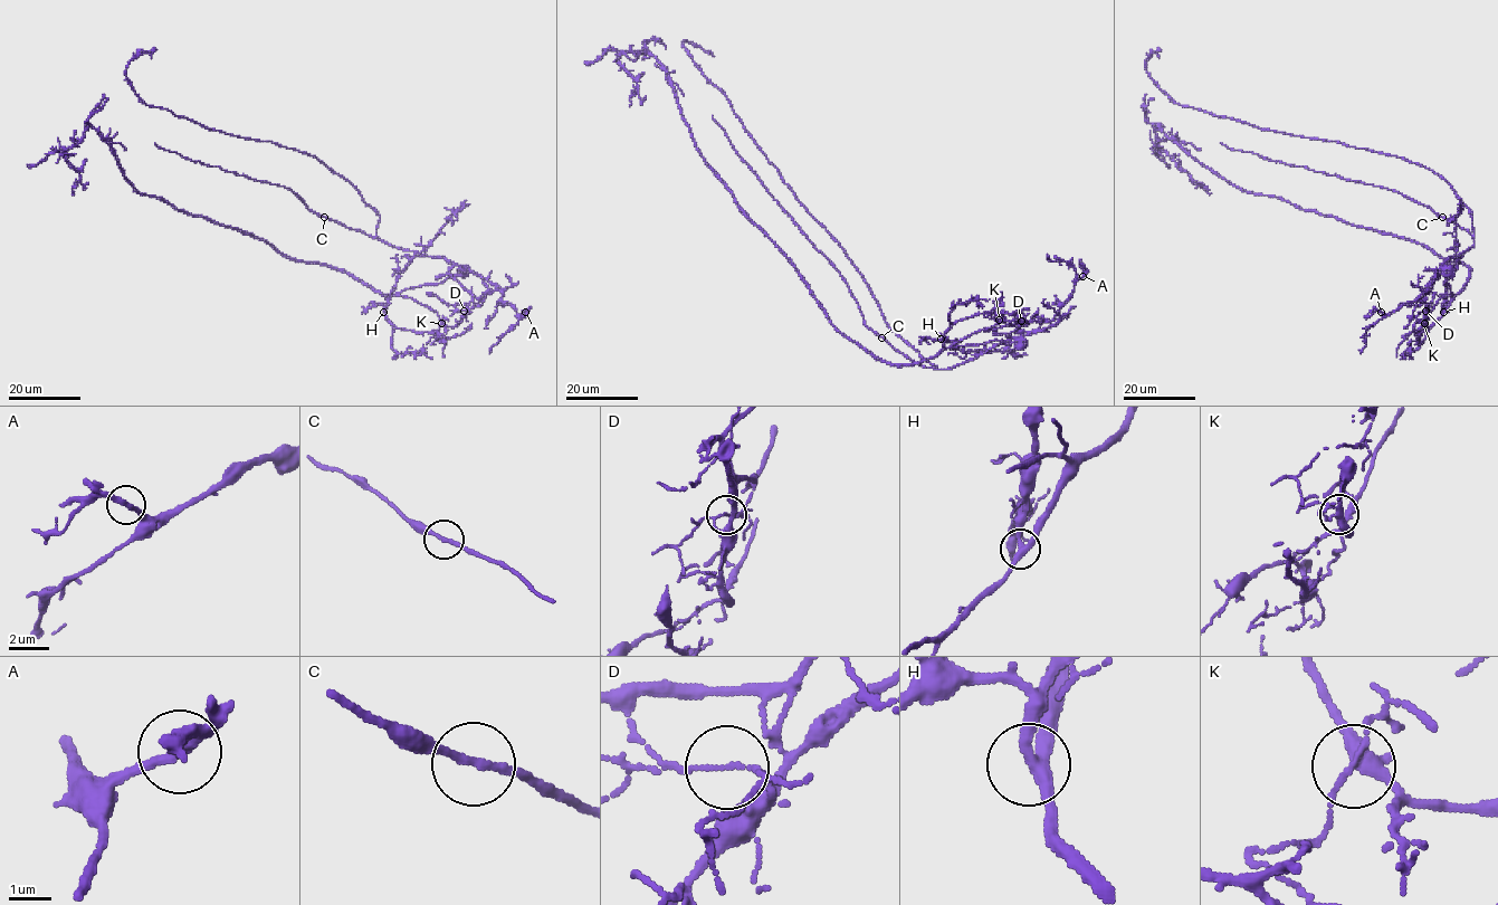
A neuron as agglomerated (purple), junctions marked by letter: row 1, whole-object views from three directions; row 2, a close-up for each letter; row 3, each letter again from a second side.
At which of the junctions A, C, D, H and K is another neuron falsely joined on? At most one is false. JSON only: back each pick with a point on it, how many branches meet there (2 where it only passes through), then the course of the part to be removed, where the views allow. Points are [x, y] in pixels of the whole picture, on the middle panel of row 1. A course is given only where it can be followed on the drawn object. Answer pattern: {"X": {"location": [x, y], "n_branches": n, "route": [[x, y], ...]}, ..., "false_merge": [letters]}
{"D": {"location": [1021, 321], "n_branches": 3, "route": [[1021, 320], [1013, 325], [1046, 321], [934, 369], [885, 320], [852, 262], [683, 43], [714, 56]]}, "false_merge": ["D"]}

